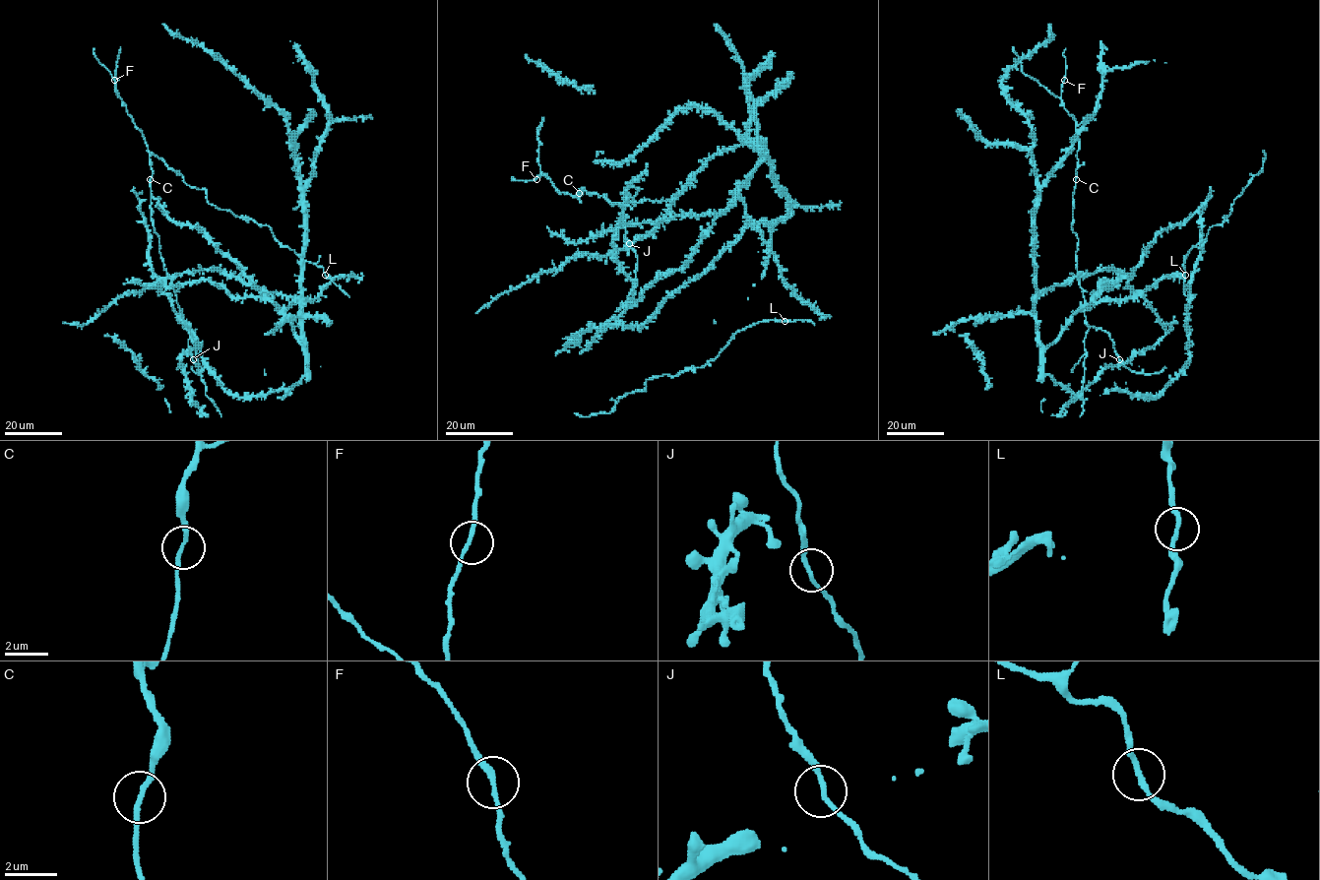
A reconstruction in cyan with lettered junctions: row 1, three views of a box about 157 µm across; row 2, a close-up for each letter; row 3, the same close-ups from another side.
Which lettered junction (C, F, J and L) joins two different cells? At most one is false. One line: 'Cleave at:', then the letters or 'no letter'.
Cleave at: no letter

